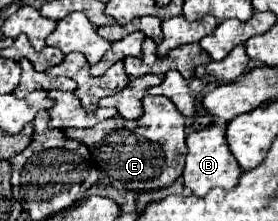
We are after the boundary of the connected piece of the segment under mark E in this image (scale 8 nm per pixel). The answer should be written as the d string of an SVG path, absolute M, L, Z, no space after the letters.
M147 95L143 99L145 115L135 121L123 117L111 117L89 129L67 129L69 139L85 143L91 151L97 169L111 179L115 189L127 191L153 191L175 183L185 165L185 117L161 95Z

